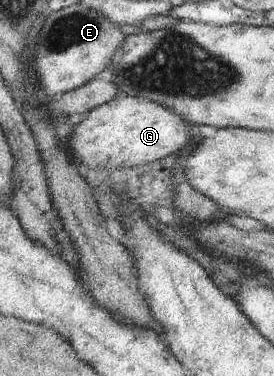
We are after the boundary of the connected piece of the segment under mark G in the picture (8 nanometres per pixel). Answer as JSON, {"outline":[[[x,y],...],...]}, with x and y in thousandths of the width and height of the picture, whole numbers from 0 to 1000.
{"outline":[[[431,253],[423,263],[383,274],[350,290],[339,290],[288,332],[274,335],[255,364],[245,364],[241,380],[255,404],[281,428],[299,428],[325,444],[511,444],[540,439],[566,428],[620,418],[631,407],[653,410],[686,399],[712,372],[712,356],[701,348],[697,330],[661,306],[631,301],[631,290],[580,279],[551,263],[529,258],[485,258],[485,253]]]}

